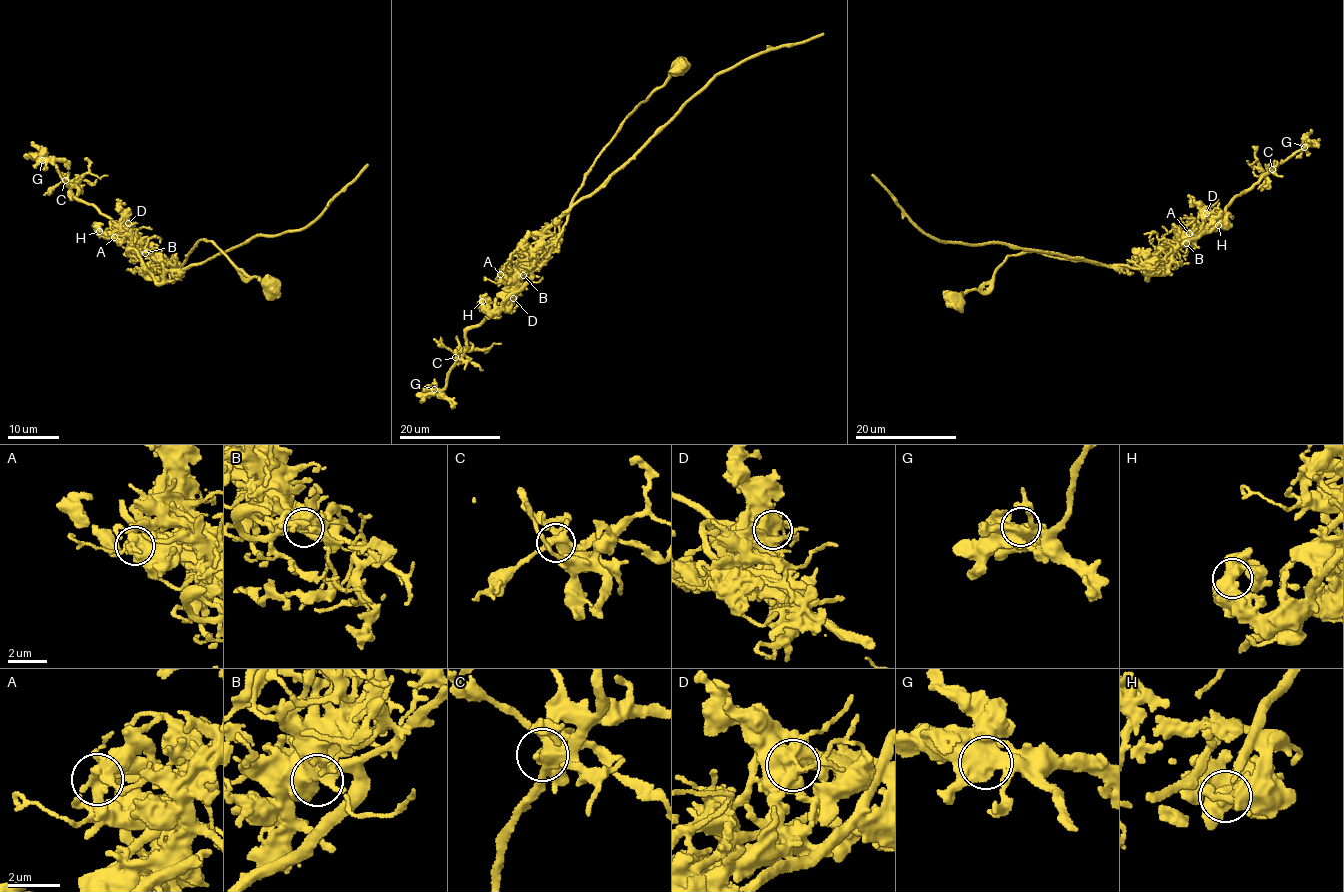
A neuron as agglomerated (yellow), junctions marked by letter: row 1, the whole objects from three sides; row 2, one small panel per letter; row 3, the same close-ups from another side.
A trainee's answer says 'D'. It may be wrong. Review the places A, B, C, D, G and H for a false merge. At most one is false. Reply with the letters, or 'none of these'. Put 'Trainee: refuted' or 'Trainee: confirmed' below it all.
D
Trainee: confirmed

